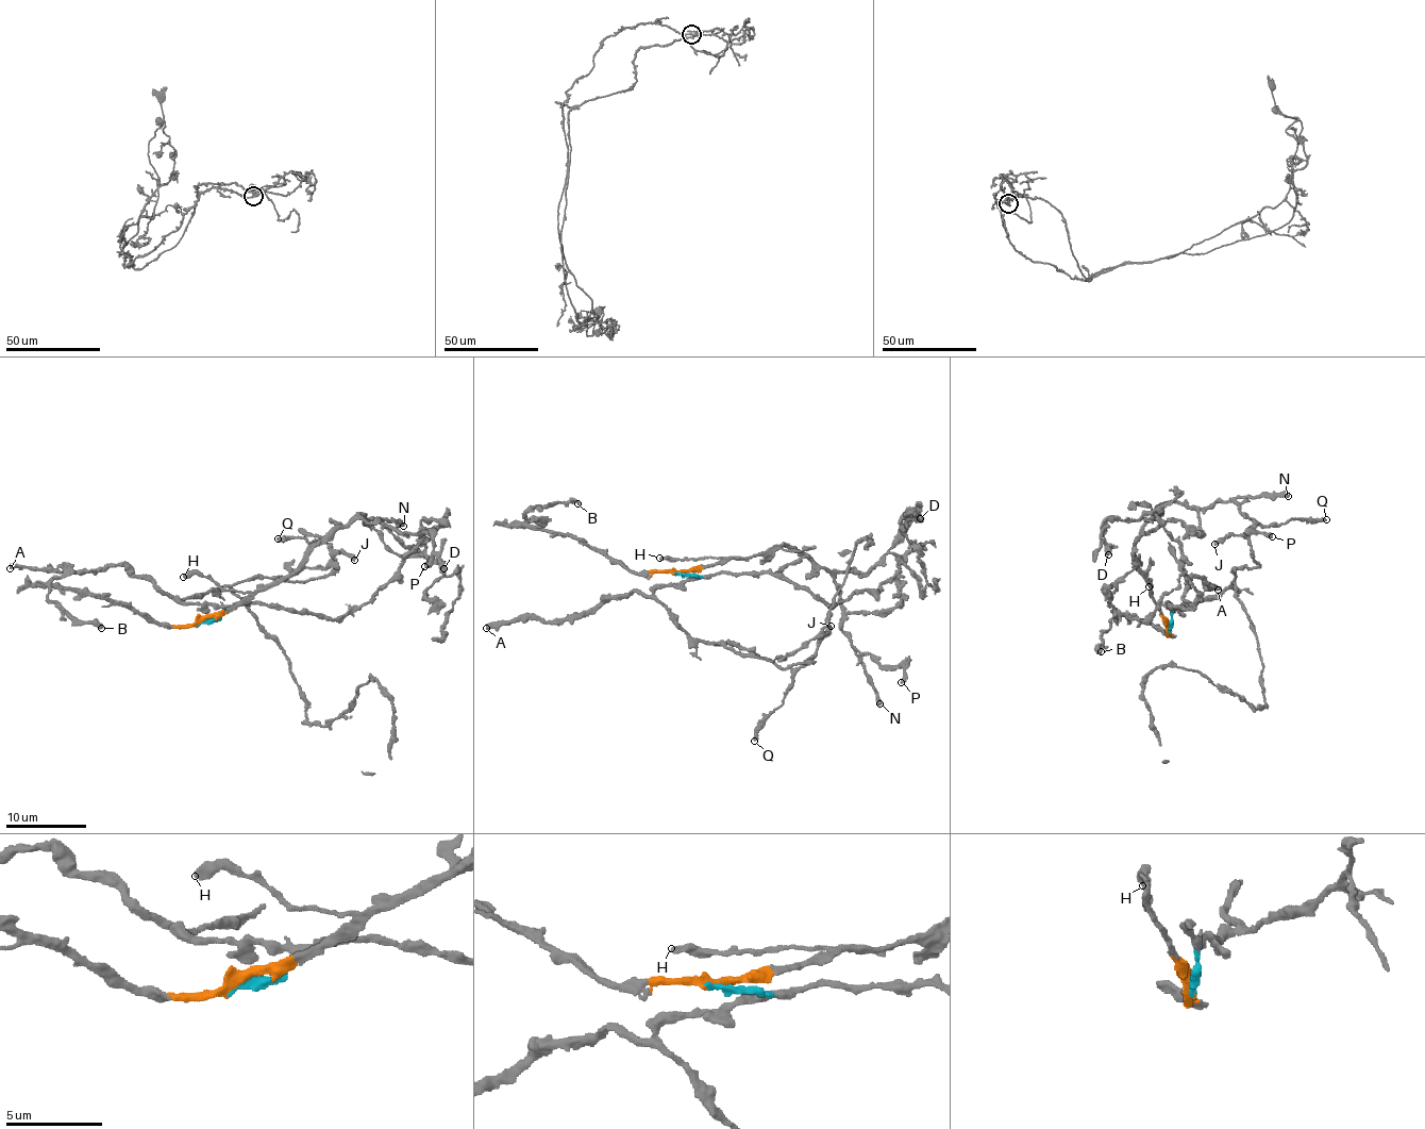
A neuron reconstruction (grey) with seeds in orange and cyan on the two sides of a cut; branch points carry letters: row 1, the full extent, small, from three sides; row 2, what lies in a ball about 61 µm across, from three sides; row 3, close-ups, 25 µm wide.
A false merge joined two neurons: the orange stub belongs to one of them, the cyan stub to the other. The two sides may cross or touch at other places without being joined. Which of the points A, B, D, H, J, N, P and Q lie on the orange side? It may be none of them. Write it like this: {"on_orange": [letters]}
{"on_orange": ["B", "D", "H", "N", "P"]}

